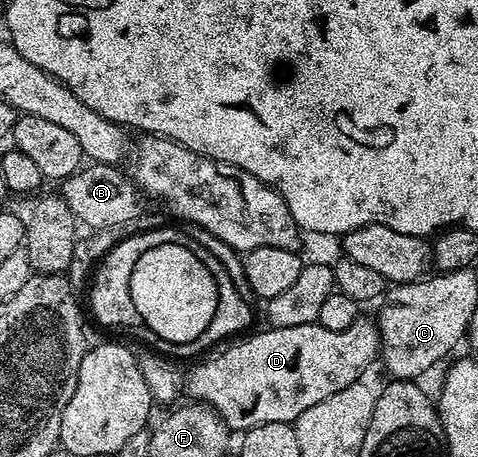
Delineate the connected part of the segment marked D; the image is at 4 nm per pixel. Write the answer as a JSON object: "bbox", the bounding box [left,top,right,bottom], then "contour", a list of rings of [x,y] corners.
{"bbox":[184,317,380,433],"contour":[[[359,317],[343,331],[324,329],[319,323],[265,330],[231,342],[227,351],[204,360],[184,379],[185,394],[210,406],[234,433],[269,423],[293,424],[304,409],[359,382],[370,362],[380,355],[378,325],[373,318]]]}

